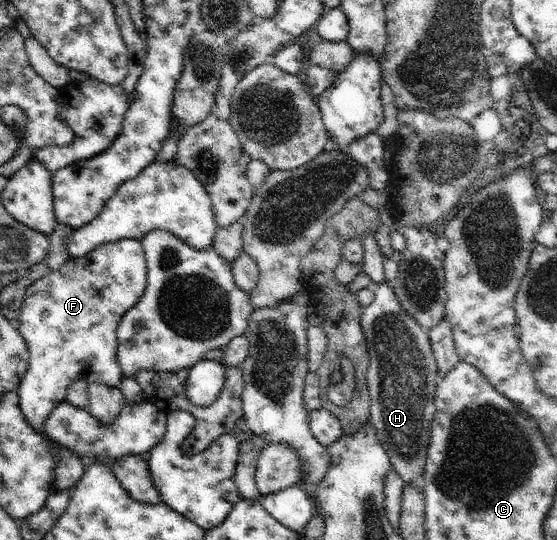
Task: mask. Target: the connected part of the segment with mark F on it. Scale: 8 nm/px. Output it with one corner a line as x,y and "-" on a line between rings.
120,239
116,242
111,242
108,244
101,244
96,248
93,248
86,256
80,258
69,258
57,271
43,276
40,280
31,284
25,292
25,299
23,304
23,309
19,316
20,327
19,331
22,333
24,340
26,341
28,352
29,352
29,365
28,370
22,377
20,386
18,387
17,393
19,396
19,407
24,415
24,418
29,422
29,425
41,435
44,435
47,440
51,443
52,447
57,447
60,449
57,452
57,459
55,460
56,466
54,467
53,480
50,494
56,494
62,491
70,491
75,484
81,479
81,476
85,473
87,460
81,458
76,452
71,451
68,447
61,445
59,442
52,440
52,437
45,431
45,420
50,416
50,413
56,406
58,406
62,401
65,400
69,384
74,382
77,378
85,378
87,383
102,383
110,385
111,387
118,387
123,378
123,370
121,369
118,357
117,357
117,328
122,320
122,317
130,310
136,303
142,298
145,293
145,288
147,285
147,264
146,264
146,253
144,247
142,246
140,239

